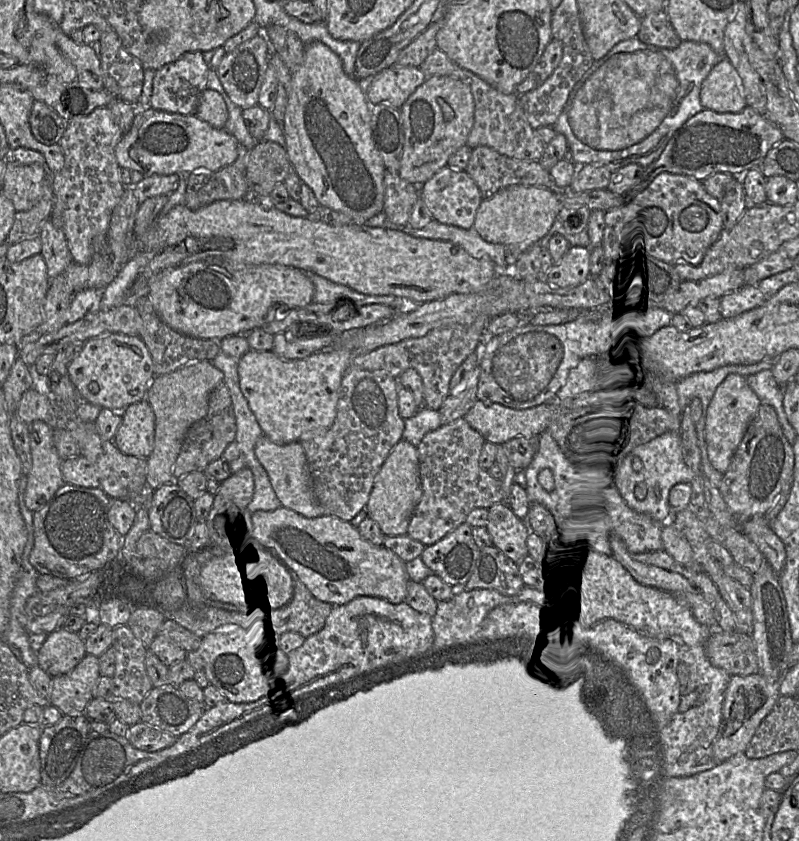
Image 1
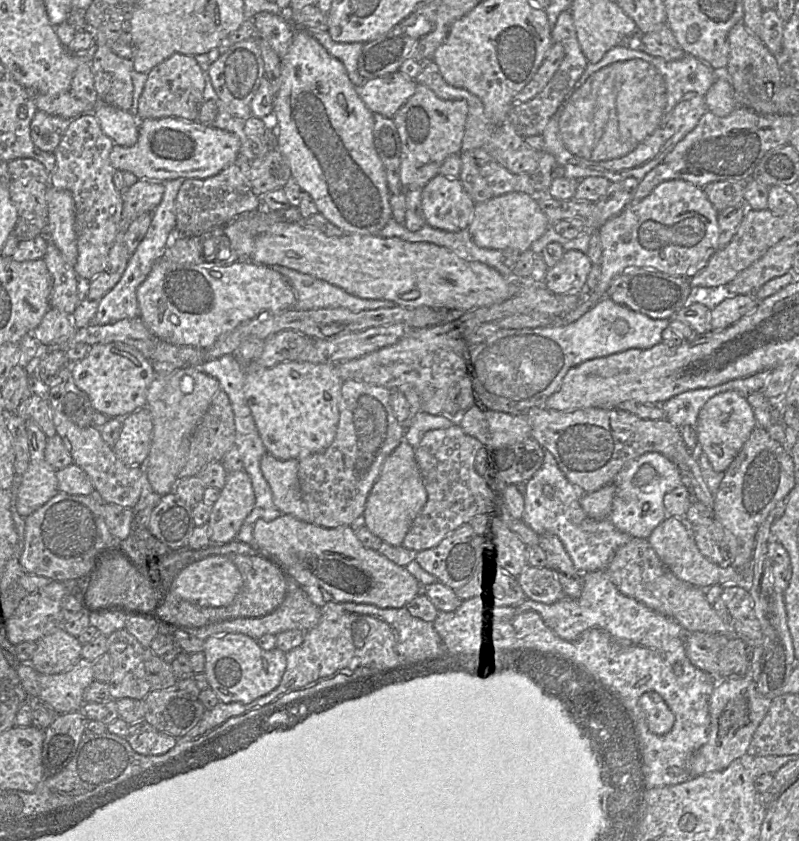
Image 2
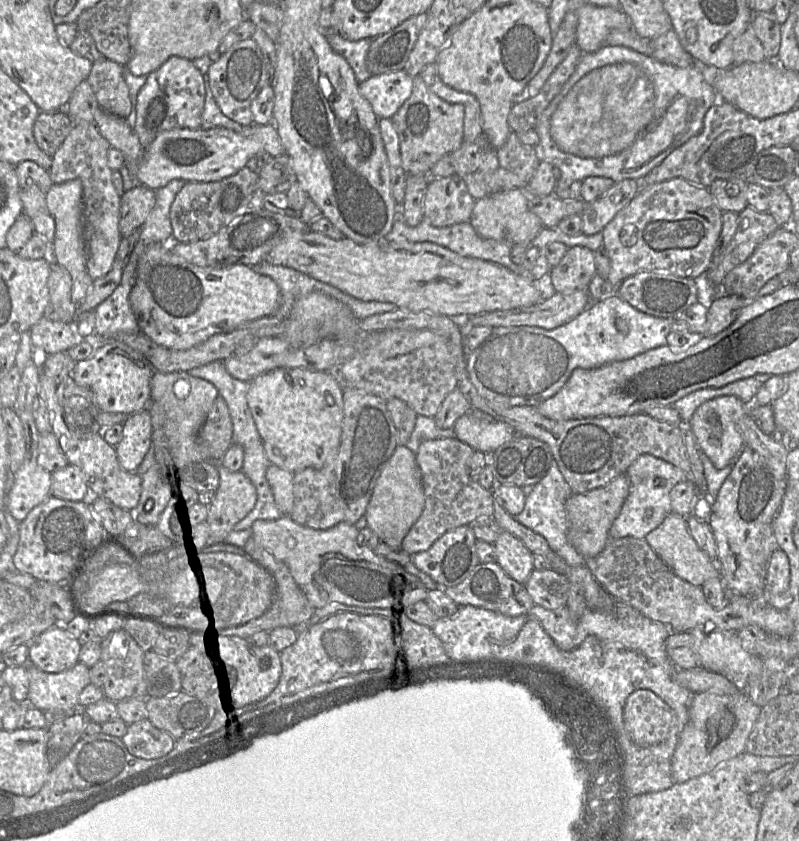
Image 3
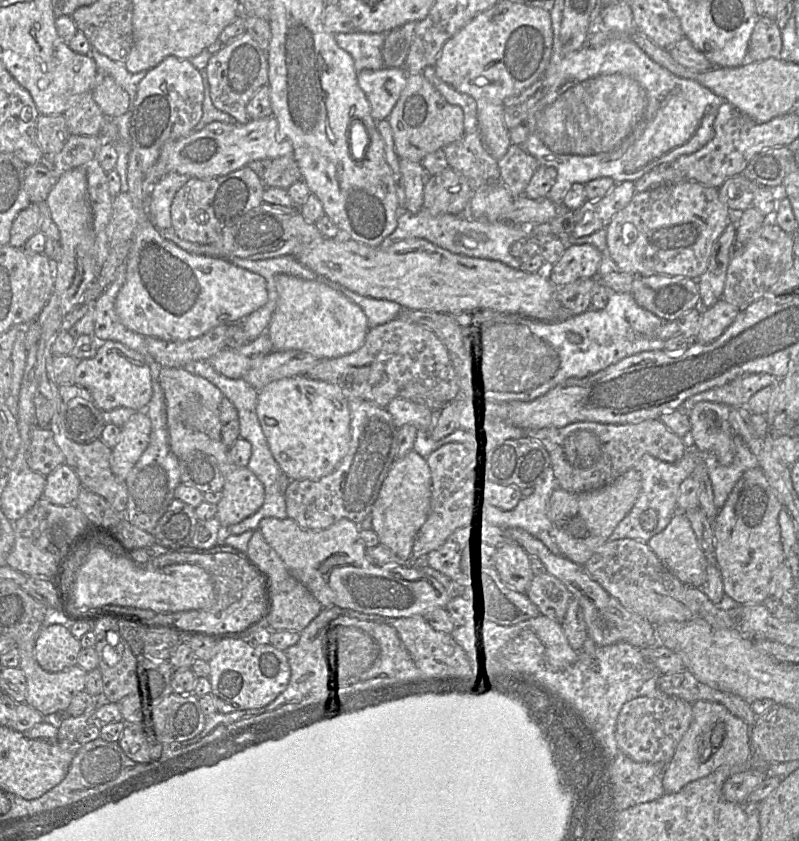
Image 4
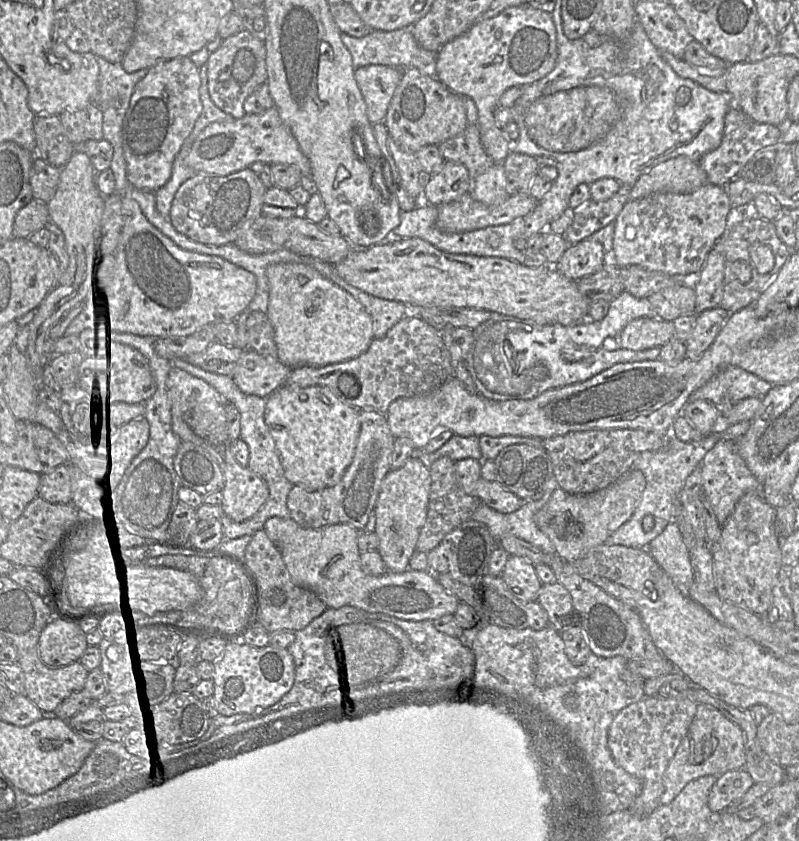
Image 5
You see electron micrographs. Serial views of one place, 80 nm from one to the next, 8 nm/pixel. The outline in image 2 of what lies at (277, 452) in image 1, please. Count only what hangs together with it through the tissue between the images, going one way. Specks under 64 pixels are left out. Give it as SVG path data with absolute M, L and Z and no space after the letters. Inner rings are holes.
M266 453L260 461L261 471L273 495L273 502L282 514L309 521L306 504L301 495L298 477L299 460L280 460Z

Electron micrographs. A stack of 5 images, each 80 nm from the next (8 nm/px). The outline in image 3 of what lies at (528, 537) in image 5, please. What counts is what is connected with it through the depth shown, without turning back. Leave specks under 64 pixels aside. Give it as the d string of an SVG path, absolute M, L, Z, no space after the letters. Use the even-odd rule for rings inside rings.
M553 459L544 477L533 485L532 491L525 496L523 510L513 517L525 527L545 538L551 550L569 566L579 566L586 564L587 560L567 540L568 518L565 502L572 494L570 486L564 480Z

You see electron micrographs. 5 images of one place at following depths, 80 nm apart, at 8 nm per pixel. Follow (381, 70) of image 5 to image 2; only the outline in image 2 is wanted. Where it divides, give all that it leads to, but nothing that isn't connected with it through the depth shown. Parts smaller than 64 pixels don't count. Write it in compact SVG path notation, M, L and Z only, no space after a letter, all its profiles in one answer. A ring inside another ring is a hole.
M400 70L391 74L366 80L358 88L367 108L387 118L393 118L400 107L415 93L417 82Z

